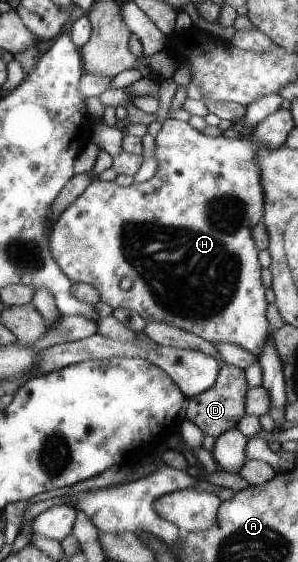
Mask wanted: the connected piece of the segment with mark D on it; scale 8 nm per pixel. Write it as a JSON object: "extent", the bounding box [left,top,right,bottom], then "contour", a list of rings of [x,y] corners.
{"extent":[185,363,247,439],"contour":[[[221,363],[215,383],[198,396],[188,399],[185,417],[199,427],[204,436],[215,439],[229,428],[236,427],[238,419],[244,414],[243,402],[247,389],[244,371],[231,364]]]}

